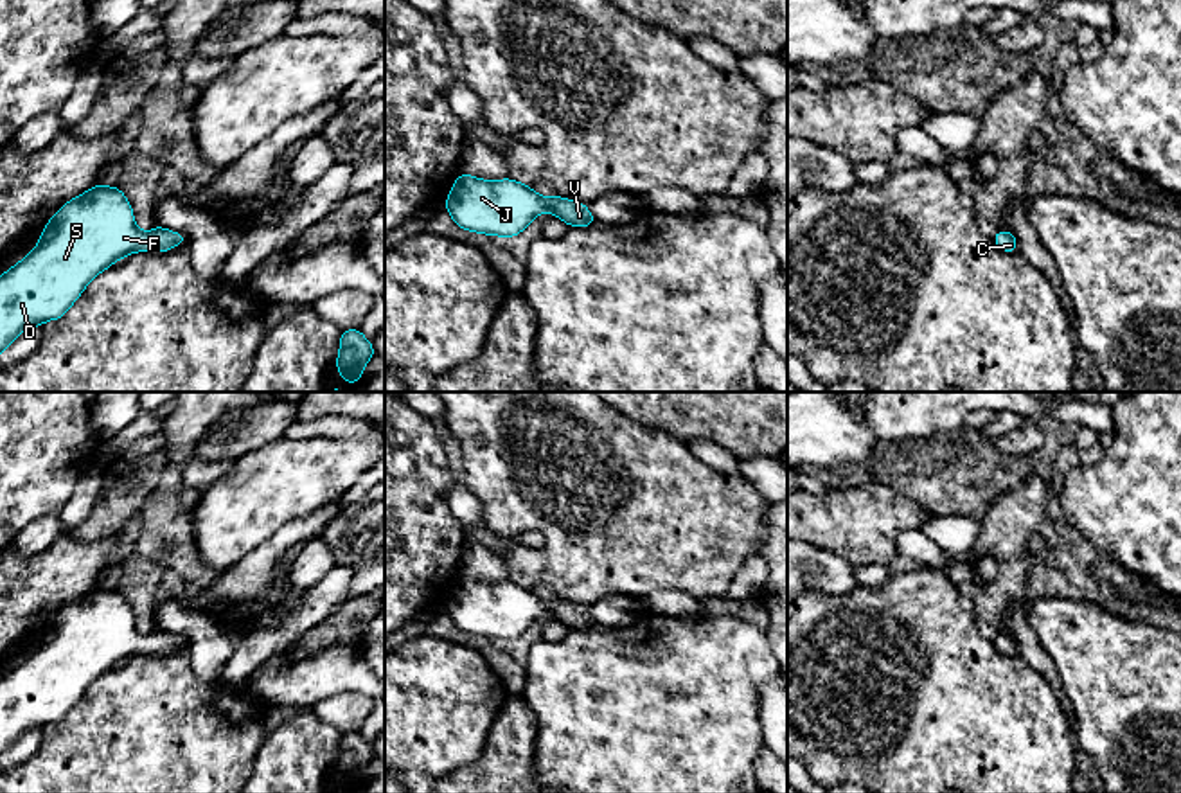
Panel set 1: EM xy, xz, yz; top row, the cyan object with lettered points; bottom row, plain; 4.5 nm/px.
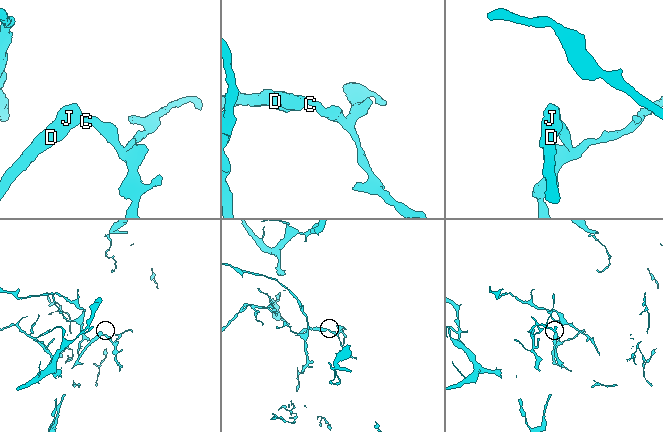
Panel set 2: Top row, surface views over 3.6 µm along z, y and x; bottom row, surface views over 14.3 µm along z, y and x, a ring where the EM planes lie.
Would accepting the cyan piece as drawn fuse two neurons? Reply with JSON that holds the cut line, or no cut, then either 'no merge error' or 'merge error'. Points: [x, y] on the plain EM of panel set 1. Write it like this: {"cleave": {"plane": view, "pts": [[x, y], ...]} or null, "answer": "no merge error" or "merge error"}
{"cleave": null, "answer": "no merge error"}

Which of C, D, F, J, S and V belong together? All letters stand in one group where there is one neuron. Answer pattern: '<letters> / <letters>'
C D F J S V

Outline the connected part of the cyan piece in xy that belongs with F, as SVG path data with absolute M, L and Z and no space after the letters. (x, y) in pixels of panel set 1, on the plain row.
M93 588L67 604L49 622L40 646L13 671L0 678L0 755L25 732L67 717L93 680L135 655L167 655L185 646L183 637L155 629L142 635L133 611L119 590Z

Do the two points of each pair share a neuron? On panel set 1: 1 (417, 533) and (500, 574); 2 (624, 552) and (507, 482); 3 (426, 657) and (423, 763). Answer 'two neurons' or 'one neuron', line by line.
1: two neurons
2: one neuron
3: one neuron

